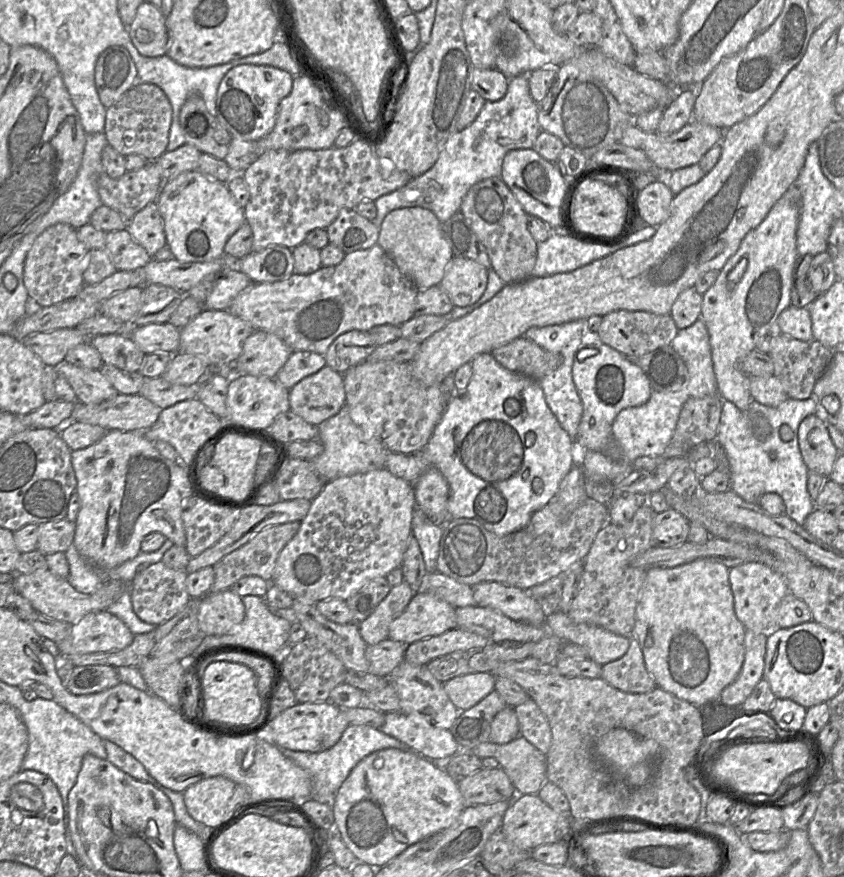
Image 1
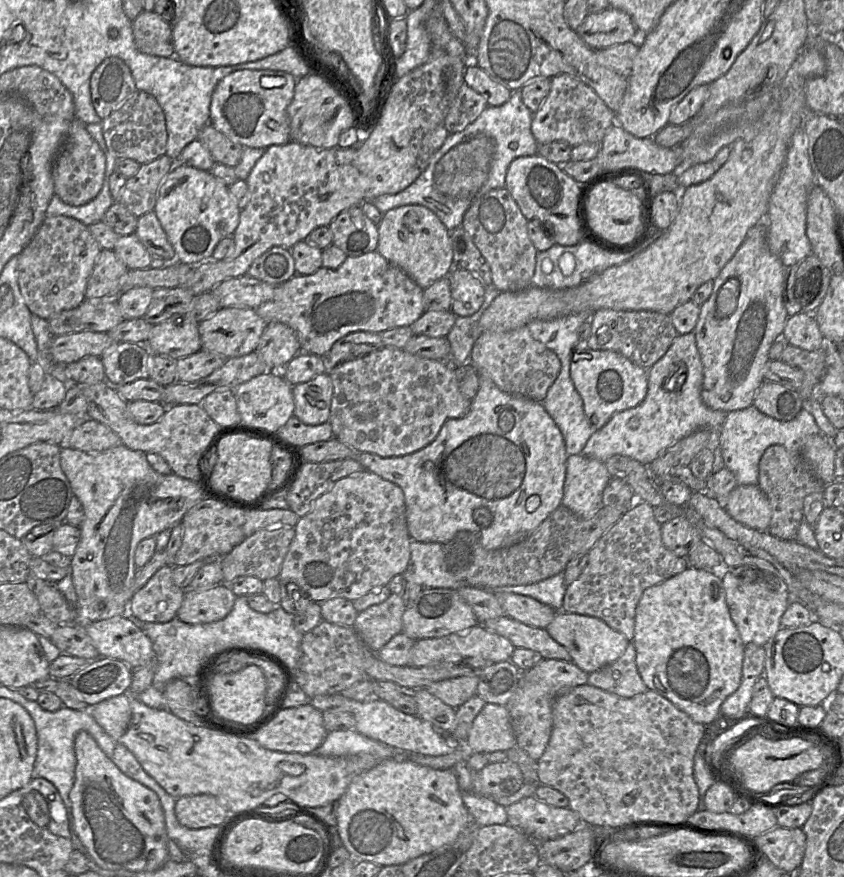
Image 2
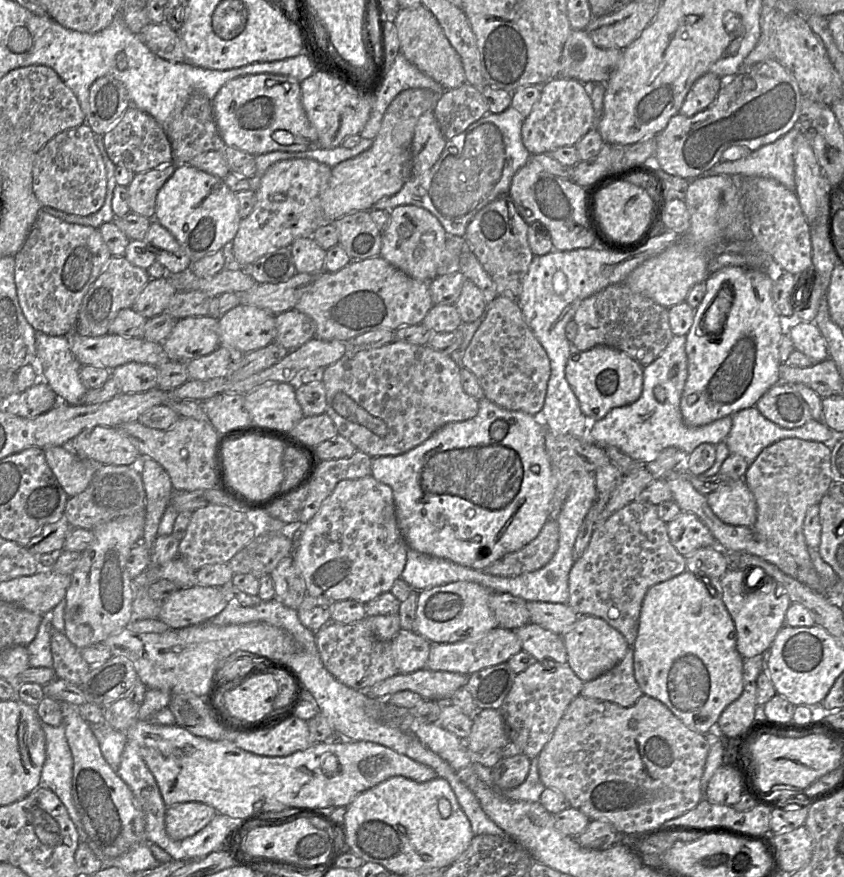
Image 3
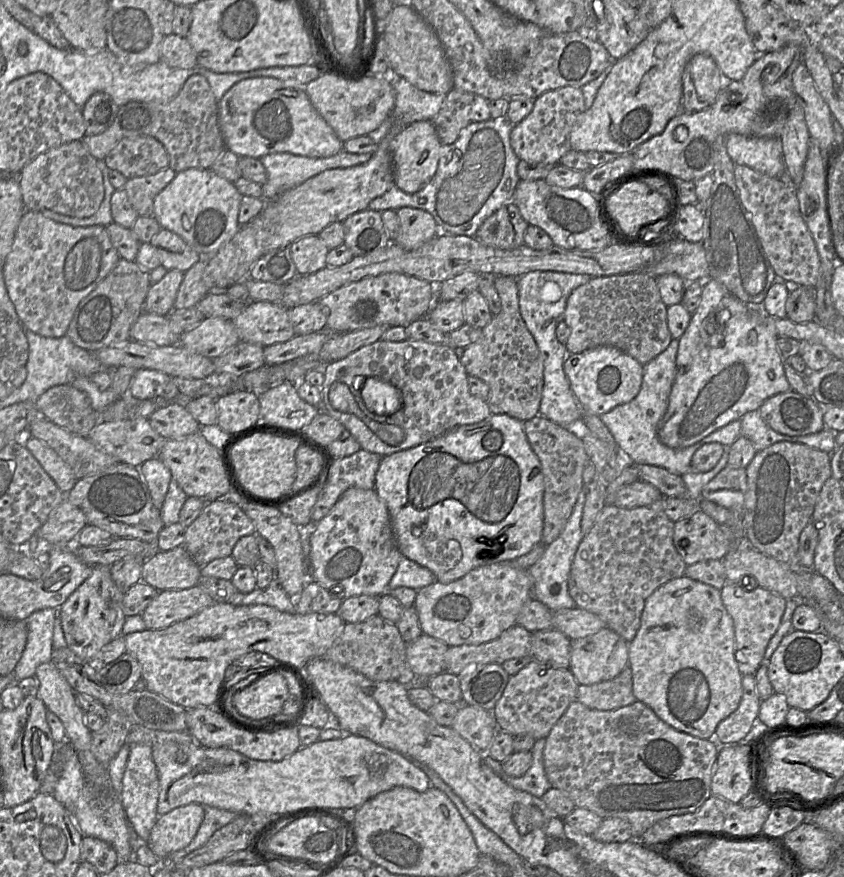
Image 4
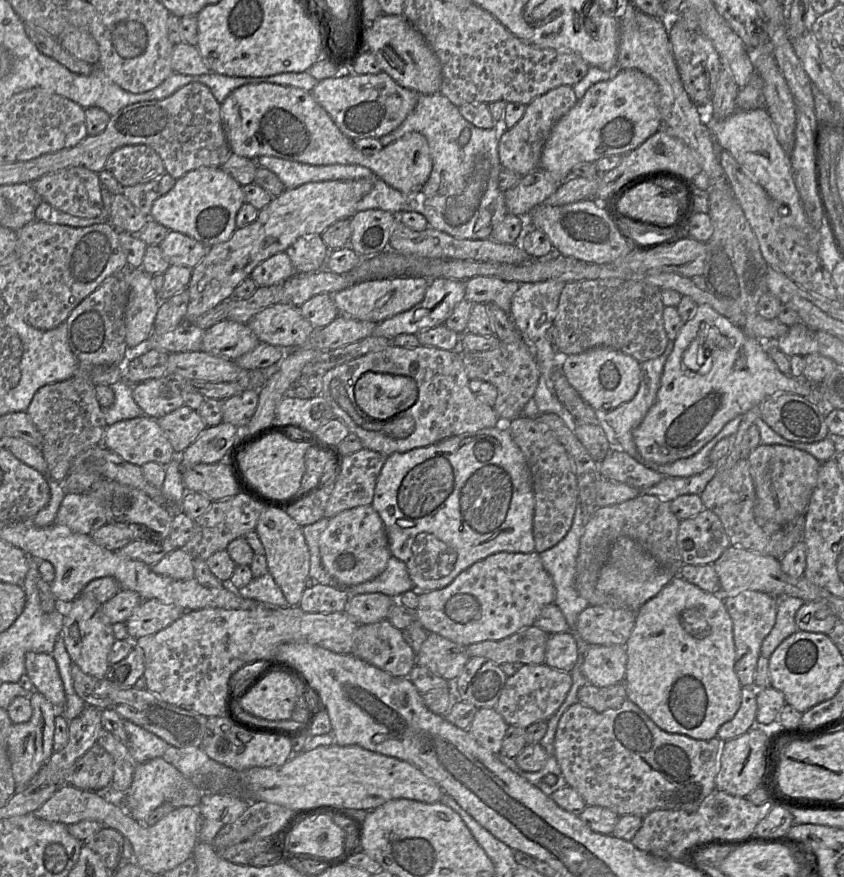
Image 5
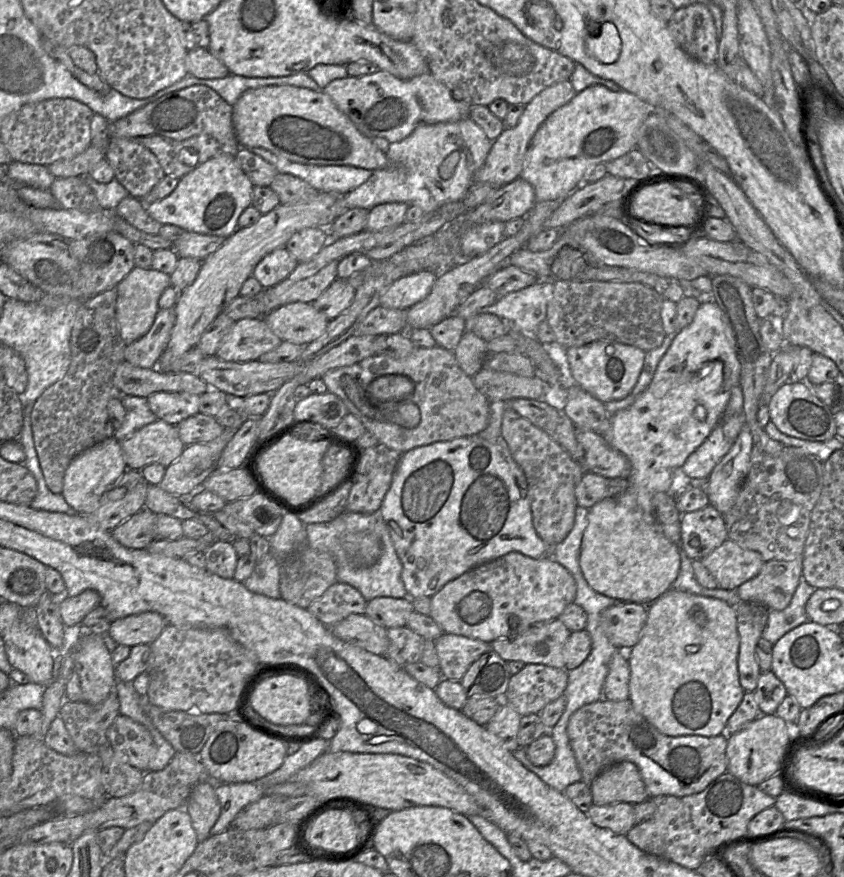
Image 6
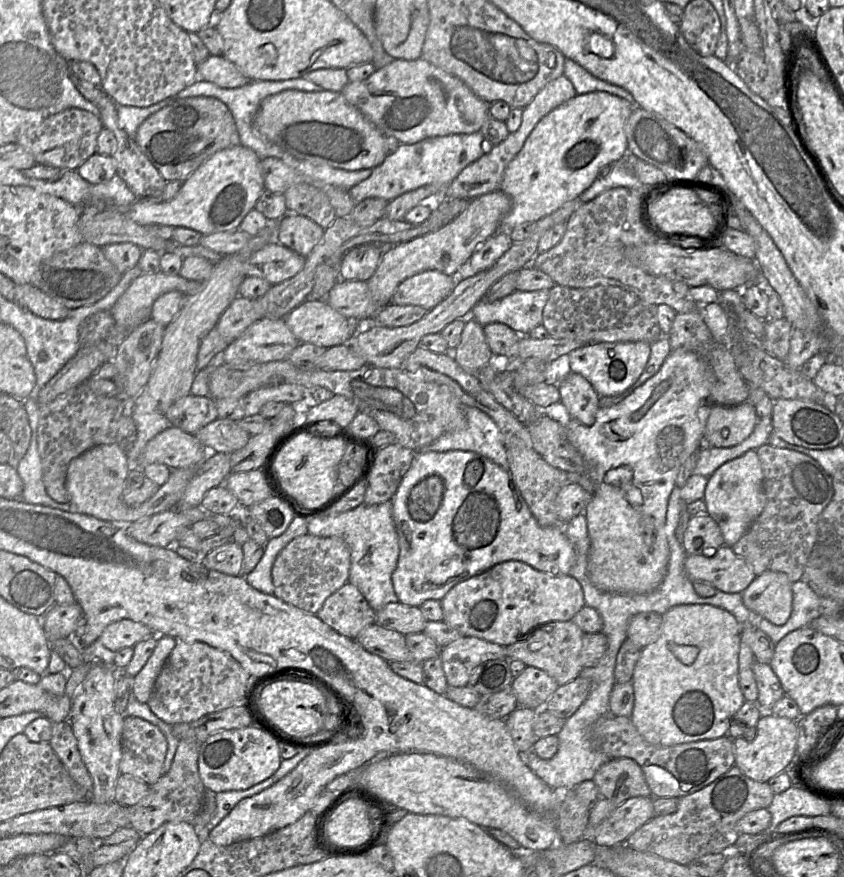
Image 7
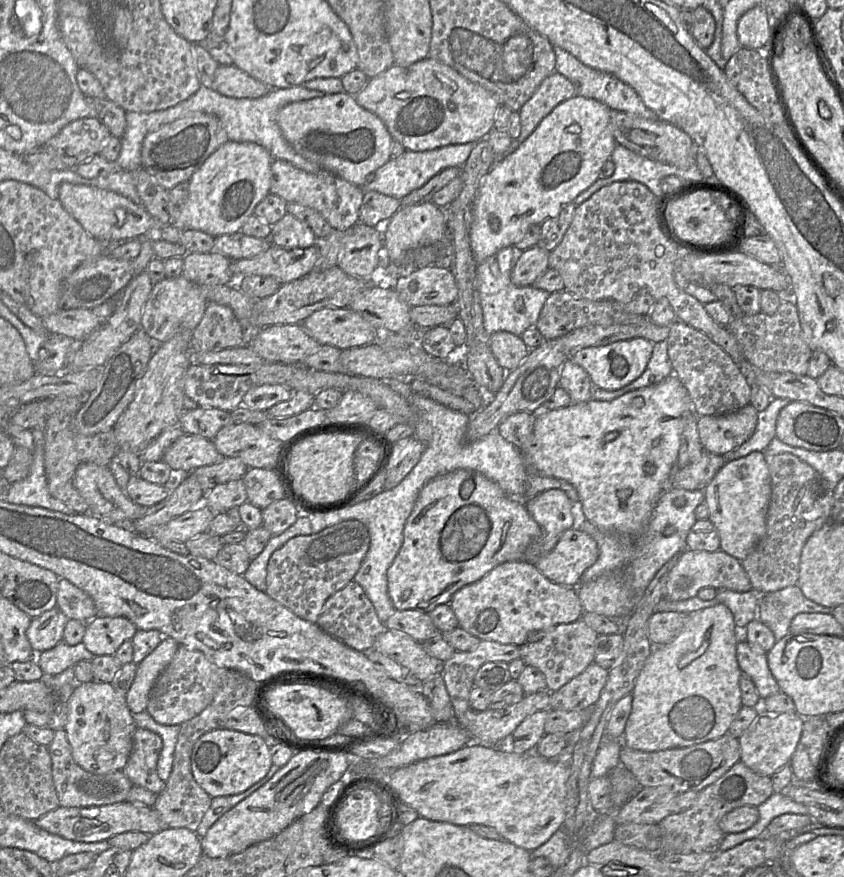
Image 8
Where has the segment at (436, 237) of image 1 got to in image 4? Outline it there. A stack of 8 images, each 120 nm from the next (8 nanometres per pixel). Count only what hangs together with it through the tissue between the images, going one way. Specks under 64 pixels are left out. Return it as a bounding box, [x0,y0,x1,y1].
[394,207,441,249]

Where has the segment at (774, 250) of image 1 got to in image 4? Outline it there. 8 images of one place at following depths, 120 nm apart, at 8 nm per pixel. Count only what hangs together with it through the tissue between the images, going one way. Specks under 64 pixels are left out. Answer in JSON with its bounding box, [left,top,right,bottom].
[657,279,791,449]

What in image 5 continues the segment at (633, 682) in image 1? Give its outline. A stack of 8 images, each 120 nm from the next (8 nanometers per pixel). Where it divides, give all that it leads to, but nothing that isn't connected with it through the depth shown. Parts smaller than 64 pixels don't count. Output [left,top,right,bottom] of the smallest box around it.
[578,681,627,712]

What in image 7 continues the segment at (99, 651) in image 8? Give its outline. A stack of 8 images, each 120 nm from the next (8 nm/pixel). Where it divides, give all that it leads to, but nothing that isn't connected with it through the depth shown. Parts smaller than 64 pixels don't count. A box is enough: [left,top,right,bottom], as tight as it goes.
[99,619,155,652]

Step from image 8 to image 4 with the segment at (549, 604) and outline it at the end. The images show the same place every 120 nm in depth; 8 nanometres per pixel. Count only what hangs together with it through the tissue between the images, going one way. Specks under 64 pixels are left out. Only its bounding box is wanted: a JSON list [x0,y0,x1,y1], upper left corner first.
[414,561,532,646]

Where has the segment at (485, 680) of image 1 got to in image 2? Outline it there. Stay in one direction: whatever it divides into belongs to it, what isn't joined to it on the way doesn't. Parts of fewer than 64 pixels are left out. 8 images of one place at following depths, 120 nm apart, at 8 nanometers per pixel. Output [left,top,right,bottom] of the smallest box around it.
[426,676,478,709]

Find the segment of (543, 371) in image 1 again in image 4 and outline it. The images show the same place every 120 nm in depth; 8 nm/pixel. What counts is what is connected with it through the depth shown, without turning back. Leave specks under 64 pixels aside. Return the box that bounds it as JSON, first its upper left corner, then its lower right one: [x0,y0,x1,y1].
[461,277,544,422]

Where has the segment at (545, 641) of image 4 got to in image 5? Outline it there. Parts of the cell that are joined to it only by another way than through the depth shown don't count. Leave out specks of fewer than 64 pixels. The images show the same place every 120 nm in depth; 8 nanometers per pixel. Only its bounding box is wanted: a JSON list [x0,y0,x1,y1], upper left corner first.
[544,631,579,672]

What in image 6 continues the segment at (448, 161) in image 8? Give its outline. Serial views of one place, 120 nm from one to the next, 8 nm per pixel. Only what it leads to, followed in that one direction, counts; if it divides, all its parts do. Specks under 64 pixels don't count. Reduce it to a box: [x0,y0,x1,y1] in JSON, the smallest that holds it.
[342,117,493,213]

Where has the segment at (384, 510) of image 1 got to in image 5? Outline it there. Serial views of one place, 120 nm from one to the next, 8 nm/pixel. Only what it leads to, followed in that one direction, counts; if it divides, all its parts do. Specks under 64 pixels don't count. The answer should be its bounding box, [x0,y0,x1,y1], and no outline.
[319,505,391,587]

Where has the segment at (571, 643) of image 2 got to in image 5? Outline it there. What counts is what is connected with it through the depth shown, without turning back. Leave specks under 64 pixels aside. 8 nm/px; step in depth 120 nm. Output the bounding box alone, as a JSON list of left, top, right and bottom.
[582,644,627,687]

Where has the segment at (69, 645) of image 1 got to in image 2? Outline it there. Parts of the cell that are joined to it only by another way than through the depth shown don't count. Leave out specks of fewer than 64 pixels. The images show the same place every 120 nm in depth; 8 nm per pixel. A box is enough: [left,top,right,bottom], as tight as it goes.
[85,616,155,669]

